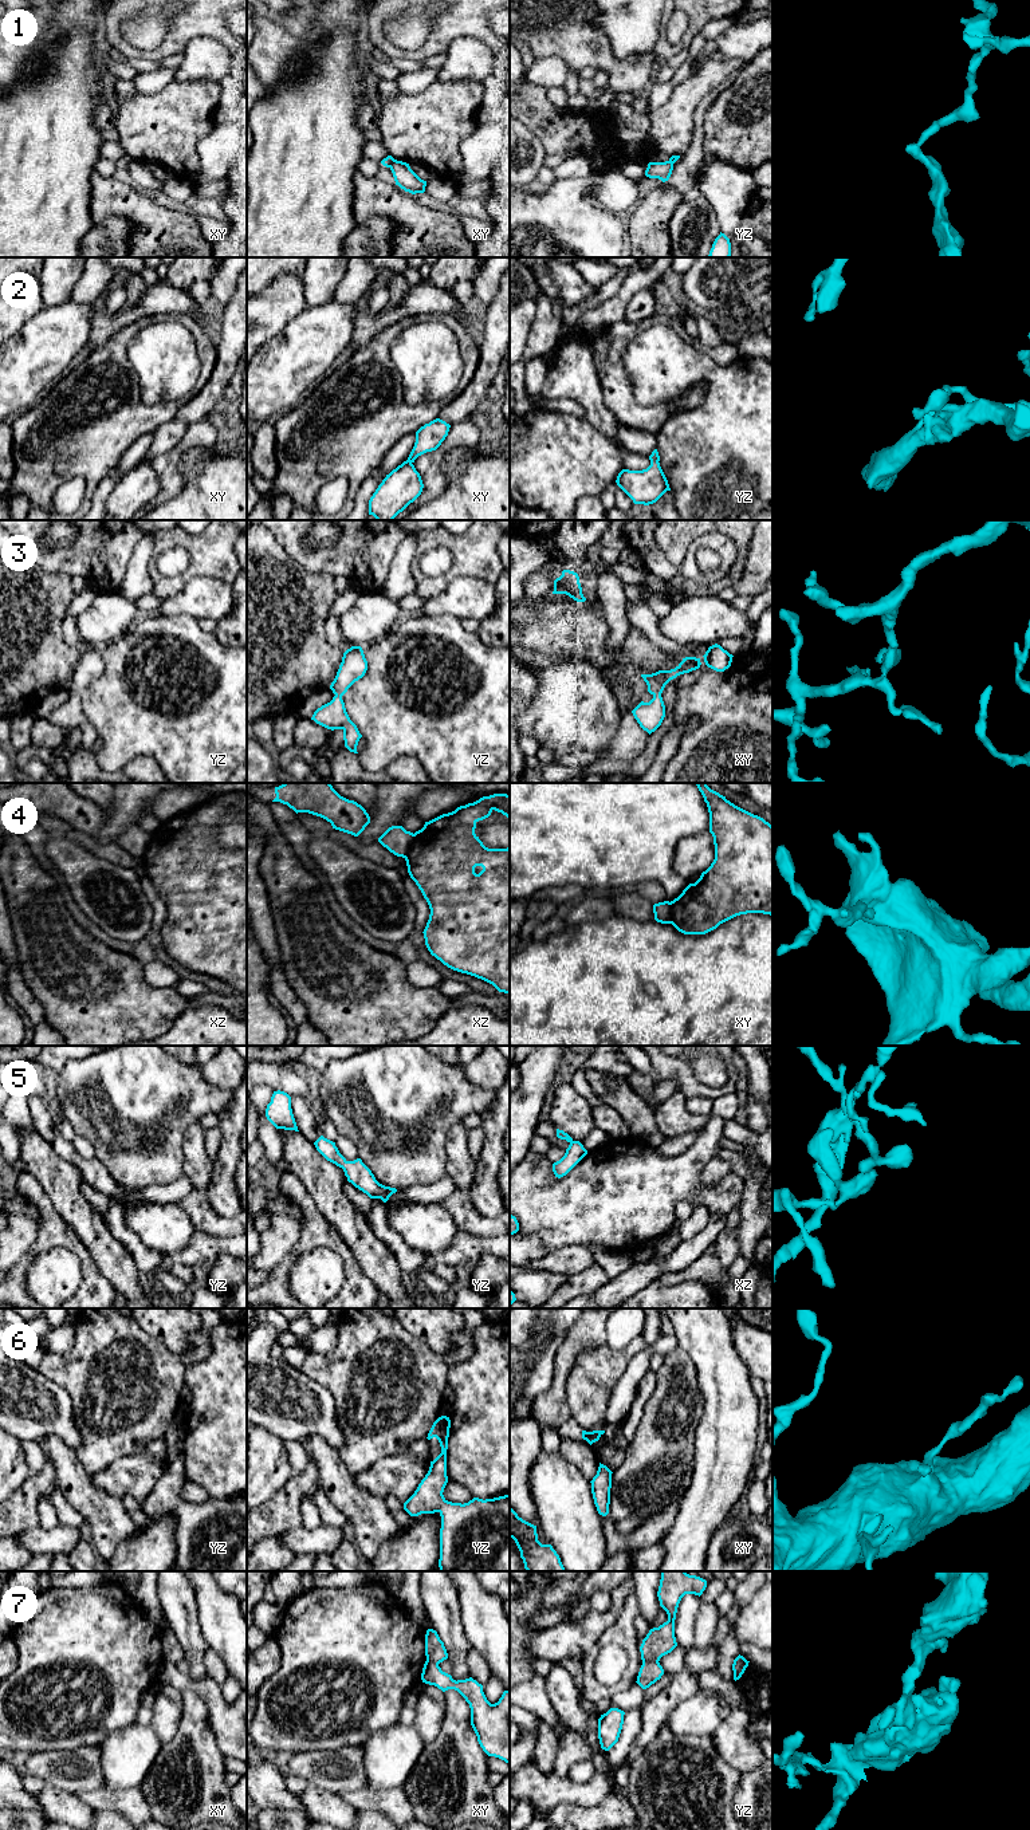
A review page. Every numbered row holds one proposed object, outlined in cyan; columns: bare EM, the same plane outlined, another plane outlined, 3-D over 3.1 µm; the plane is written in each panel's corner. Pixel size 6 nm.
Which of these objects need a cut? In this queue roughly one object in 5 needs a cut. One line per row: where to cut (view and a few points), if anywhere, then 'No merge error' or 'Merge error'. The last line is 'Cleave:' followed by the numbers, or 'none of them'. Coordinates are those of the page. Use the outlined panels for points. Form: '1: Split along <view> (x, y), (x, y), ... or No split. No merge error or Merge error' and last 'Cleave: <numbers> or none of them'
1: Split along xy (394, 160), (388, 166). Merge error
2: No split. No merge error
3: No split. No merge error
4: Split along xz (415, 834), (404, 857). Merge error
5: No split. No merge error
6: No split. No merge error
7: Split along yz (657, 1660), (643, 1664). Merge error
Cleave: 1, 4, 7

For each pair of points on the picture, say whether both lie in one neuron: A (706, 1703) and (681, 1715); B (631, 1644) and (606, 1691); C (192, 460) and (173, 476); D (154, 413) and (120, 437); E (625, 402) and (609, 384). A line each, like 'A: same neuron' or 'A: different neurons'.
A: same neuron
B: same neuron
C: different neurons
D: same neuron
E: same neuron

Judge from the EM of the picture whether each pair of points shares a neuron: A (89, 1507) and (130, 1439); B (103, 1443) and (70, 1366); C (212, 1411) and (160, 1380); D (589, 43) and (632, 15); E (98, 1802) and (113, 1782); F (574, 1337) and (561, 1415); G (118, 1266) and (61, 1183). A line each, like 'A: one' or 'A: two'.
A: two
B: one
C: two
D: two
E: two
F: one
G: one

